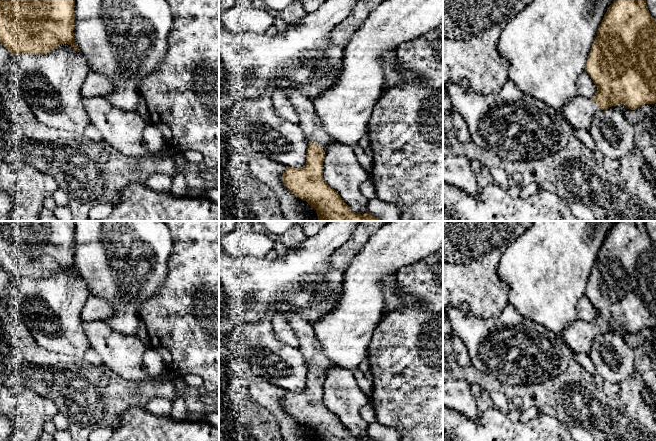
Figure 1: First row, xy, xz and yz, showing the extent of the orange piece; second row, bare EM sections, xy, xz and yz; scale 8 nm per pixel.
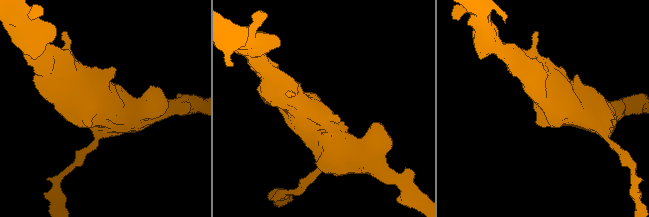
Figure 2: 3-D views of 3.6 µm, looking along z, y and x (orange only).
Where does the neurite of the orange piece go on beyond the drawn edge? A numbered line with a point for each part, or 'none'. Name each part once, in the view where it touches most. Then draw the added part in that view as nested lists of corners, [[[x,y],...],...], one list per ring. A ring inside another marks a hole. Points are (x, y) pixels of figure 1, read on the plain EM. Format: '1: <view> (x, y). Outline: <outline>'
1: xz (310, 348). Outline: [[[286,312],[285,316],[295,332],[300,343],[299,350],[307,360],[308,365],[316,367],[326,375],[326,370],[336,364],[325,355],[321,344],[316,338],[312,324],[297,312]]]

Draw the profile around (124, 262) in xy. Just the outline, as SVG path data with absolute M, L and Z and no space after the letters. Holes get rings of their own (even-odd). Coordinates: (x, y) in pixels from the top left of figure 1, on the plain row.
M74 221L74 264L84 278L89 294L110 302L114 313L104 322L115 331L125 335L136 335L142 304L156 295L167 277L168 260L173 240L169 228L163 221Z

